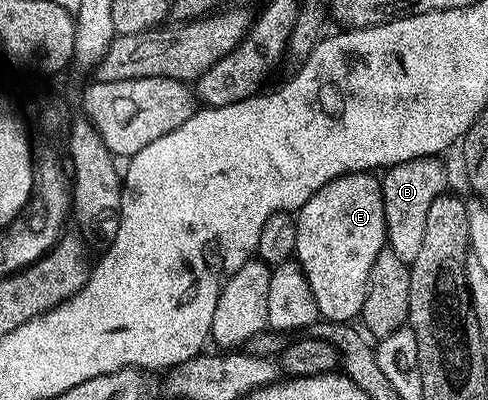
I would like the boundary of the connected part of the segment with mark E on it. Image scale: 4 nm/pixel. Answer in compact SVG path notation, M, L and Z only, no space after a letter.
M369 171L350 172L328 182L298 209L294 229L294 256L308 282L319 317L338 324L353 321L364 306L372 262L376 262L378 255L386 248L386 223L379 177Z

